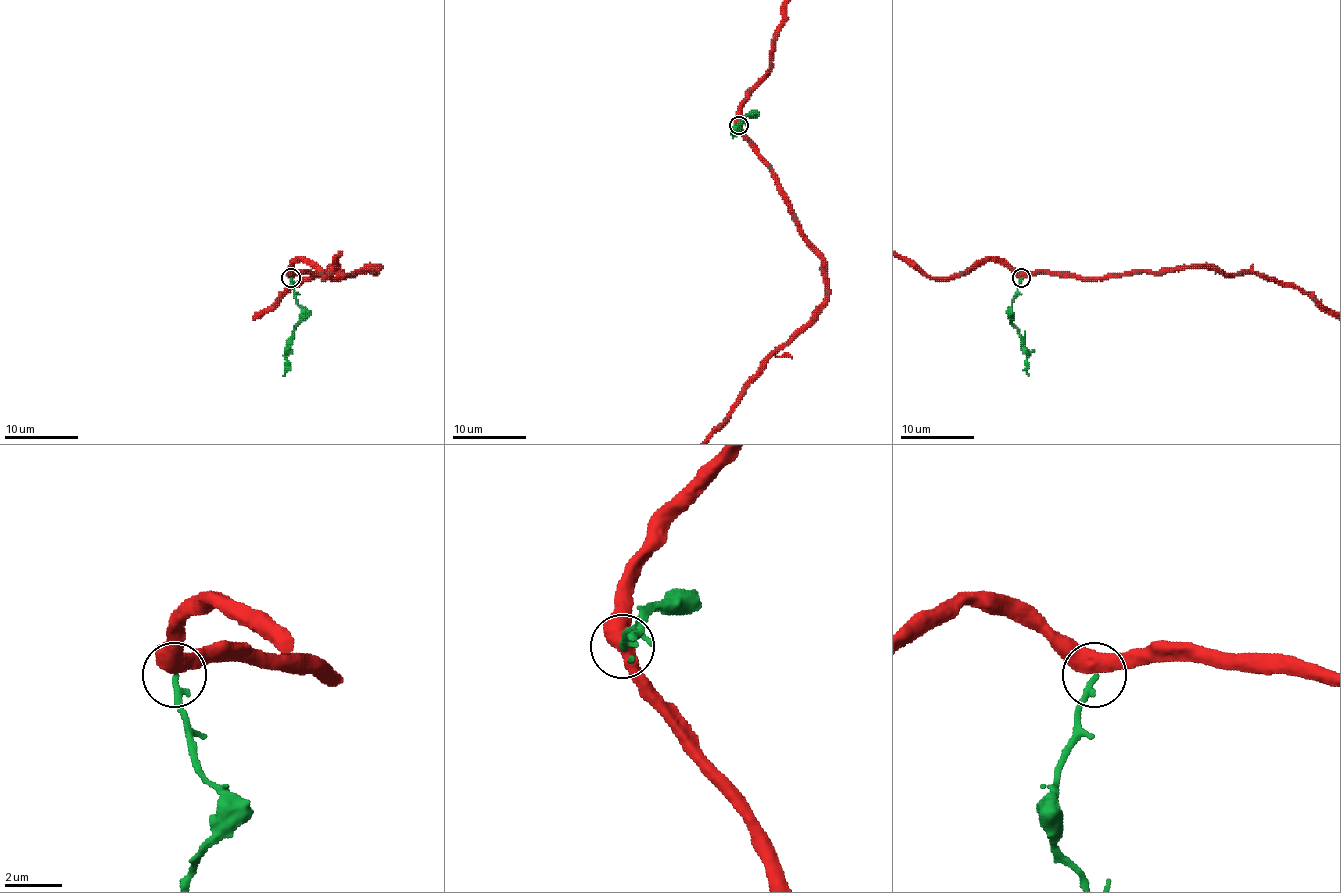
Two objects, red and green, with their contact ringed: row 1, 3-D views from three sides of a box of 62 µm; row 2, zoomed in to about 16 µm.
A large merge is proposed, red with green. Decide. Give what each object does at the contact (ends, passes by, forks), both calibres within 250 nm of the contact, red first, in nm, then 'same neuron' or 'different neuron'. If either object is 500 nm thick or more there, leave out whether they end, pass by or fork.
550/220 nm | different neuron

